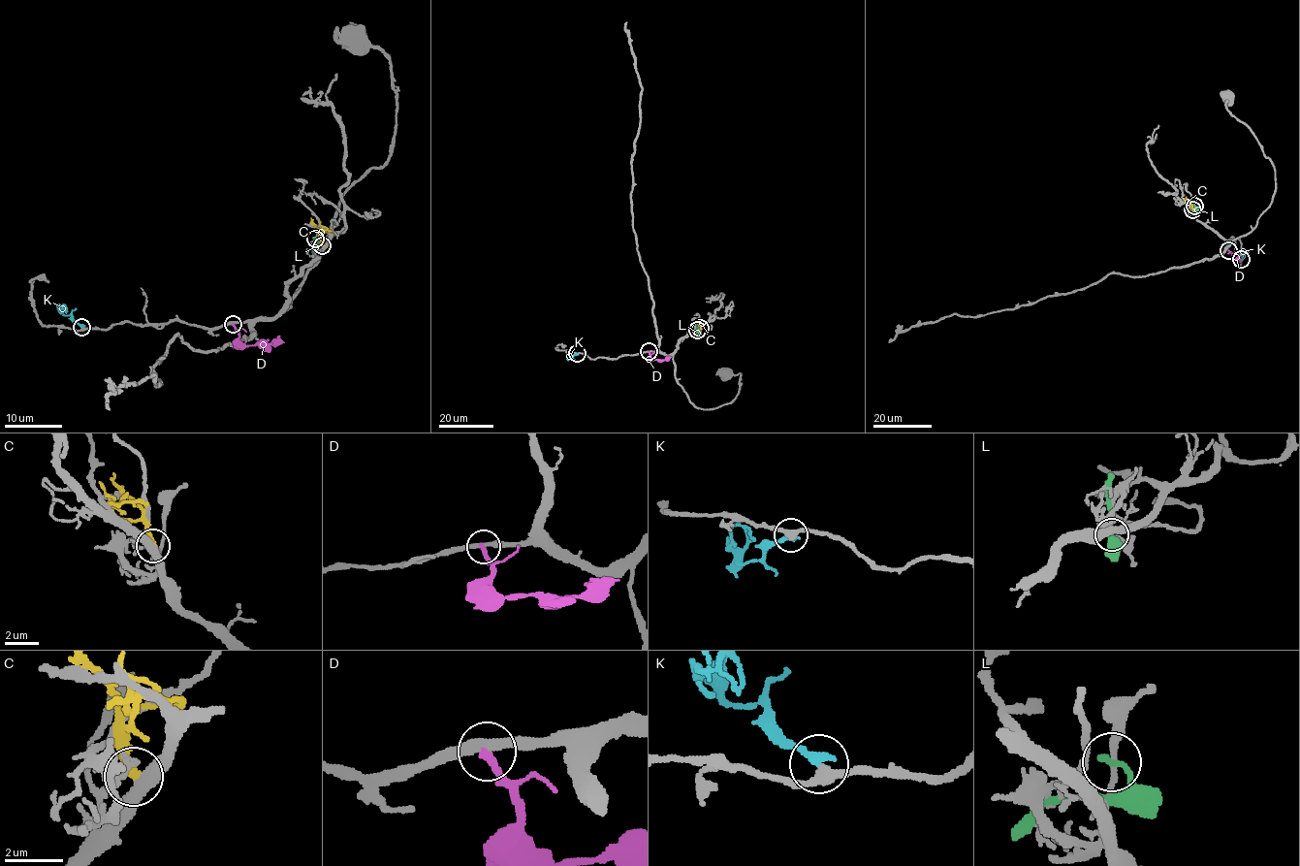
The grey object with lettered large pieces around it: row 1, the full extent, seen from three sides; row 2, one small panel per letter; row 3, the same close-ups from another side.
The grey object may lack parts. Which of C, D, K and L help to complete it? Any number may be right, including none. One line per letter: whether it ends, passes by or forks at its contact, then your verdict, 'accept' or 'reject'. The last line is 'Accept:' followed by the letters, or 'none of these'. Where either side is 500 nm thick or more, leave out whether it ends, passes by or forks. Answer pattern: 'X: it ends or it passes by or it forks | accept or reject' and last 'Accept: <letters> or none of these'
C: it ends | reject
D: it ends | reject
K: it ends | accept
L: it ends | reject
Accept: K

